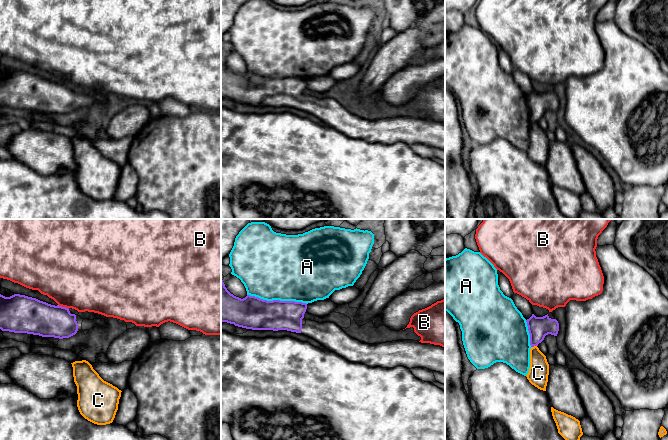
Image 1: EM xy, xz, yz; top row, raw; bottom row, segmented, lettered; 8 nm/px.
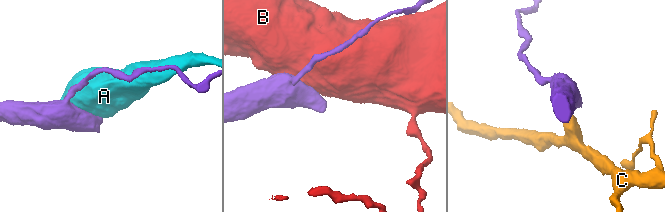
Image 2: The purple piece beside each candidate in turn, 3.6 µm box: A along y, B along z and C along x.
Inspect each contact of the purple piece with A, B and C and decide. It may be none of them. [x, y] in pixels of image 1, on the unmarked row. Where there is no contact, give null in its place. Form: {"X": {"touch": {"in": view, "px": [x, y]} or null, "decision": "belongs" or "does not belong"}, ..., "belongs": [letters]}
{"A": {"touch": {"in": "xz", "px": [277, 76]}, "decision": "does not belong"}, "B": {"touch": {"in": "xy", "px": [63, 83]}, "decision": "does not belong"}, "C": {"touch": {"in": "yz", "px": [533, 122]}, "decision": "does not belong"}, "belongs": []}

